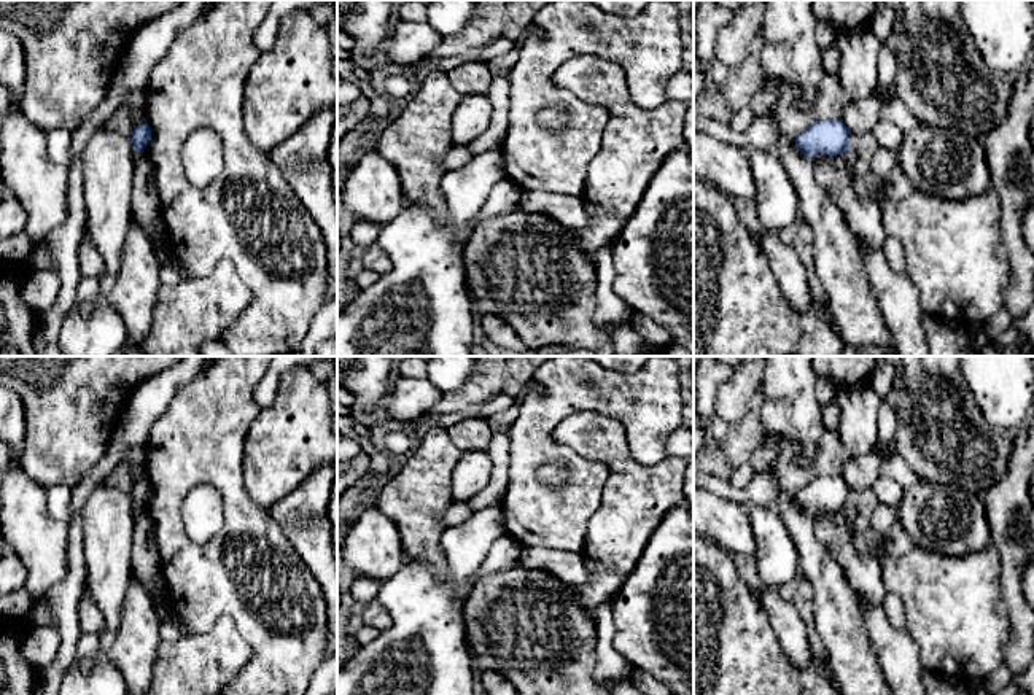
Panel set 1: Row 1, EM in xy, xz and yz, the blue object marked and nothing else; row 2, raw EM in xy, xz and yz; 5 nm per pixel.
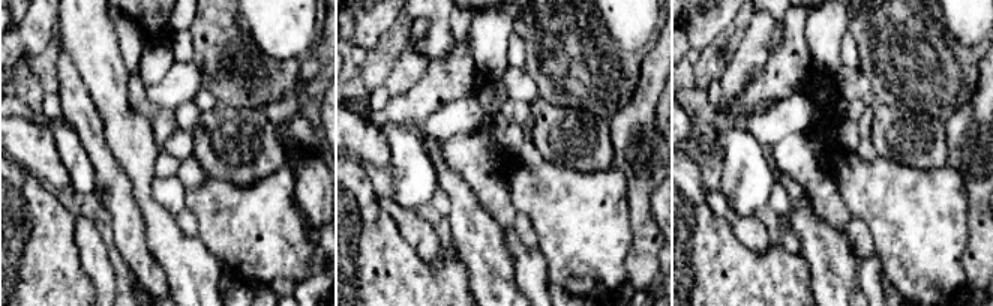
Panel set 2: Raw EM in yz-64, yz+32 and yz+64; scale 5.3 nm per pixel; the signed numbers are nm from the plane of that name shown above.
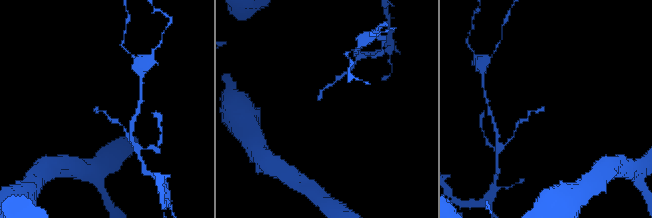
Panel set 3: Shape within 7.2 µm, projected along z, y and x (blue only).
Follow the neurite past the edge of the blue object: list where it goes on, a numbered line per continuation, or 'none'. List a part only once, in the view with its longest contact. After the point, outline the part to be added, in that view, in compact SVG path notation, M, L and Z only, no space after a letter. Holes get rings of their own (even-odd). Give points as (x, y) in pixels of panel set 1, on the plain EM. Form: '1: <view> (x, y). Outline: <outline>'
none

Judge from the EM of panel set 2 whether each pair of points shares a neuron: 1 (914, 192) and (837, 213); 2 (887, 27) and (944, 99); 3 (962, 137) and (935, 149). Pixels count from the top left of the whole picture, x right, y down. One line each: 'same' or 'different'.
1: different
2: same
3: different

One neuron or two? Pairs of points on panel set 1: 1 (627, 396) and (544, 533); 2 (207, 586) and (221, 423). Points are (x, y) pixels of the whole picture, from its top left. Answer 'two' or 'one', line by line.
1: one
2: one

